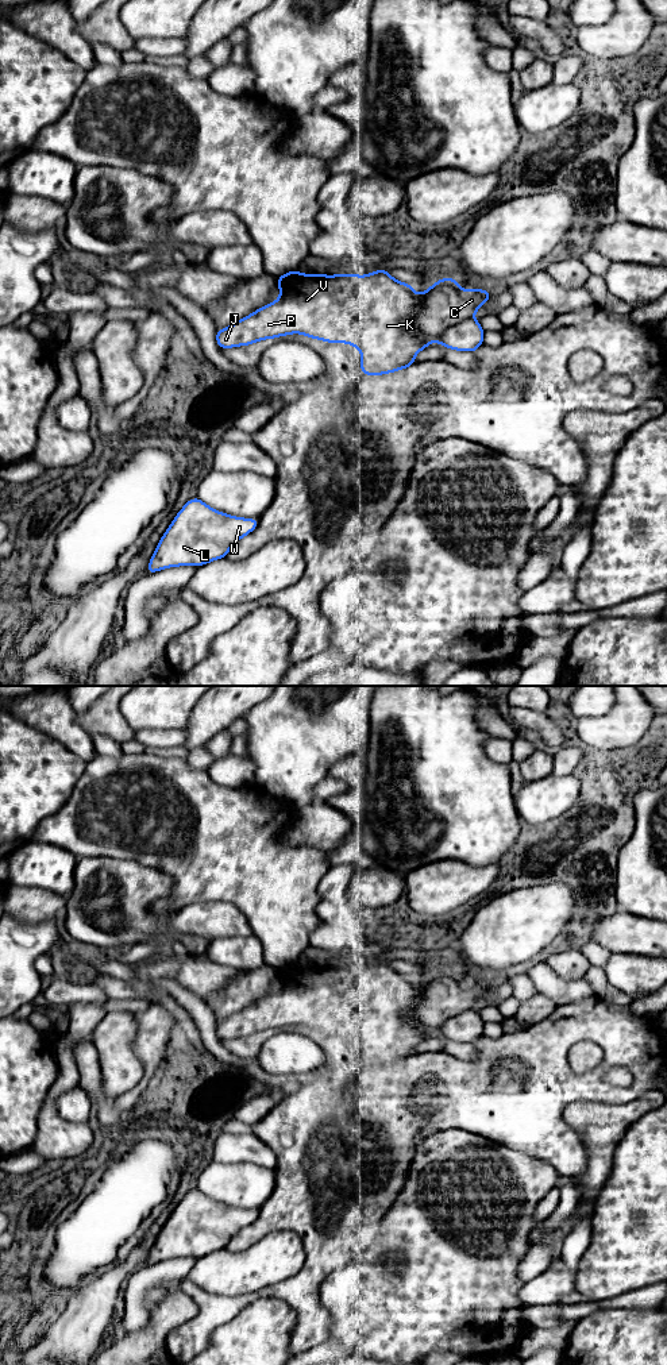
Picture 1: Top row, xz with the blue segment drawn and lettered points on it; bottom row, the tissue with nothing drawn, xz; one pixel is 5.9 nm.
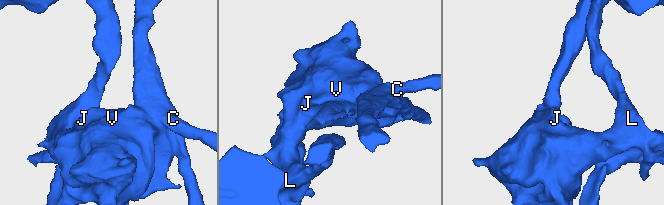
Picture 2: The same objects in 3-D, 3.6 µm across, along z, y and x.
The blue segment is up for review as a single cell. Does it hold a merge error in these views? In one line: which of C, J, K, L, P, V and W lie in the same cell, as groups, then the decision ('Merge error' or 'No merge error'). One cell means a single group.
Groups: C J K L P V W. No merge error

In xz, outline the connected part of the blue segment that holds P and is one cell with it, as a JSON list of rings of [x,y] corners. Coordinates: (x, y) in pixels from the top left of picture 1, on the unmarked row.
[[[293,961],[277,968],[277,972],[278,991],[216,1022],[219,1040],[248,1037],[265,1030],[301,1025],[311,1030],[354,1037],[361,1042],[363,1067],[385,1067],[410,1059],[416,1053],[415,1048],[432,1033],[446,1040],[470,1044],[477,1042],[483,1036],[485,1022],[479,1013],[474,1010],[474,1005],[490,991],[491,984],[483,980],[464,982],[455,969],[440,969],[421,986],[417,986],[412,976],[394,971],[388,961],[375,961],[366,967],[302,965]]]

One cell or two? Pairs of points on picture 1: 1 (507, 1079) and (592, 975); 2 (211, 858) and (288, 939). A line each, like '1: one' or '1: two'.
1: two
2: one

